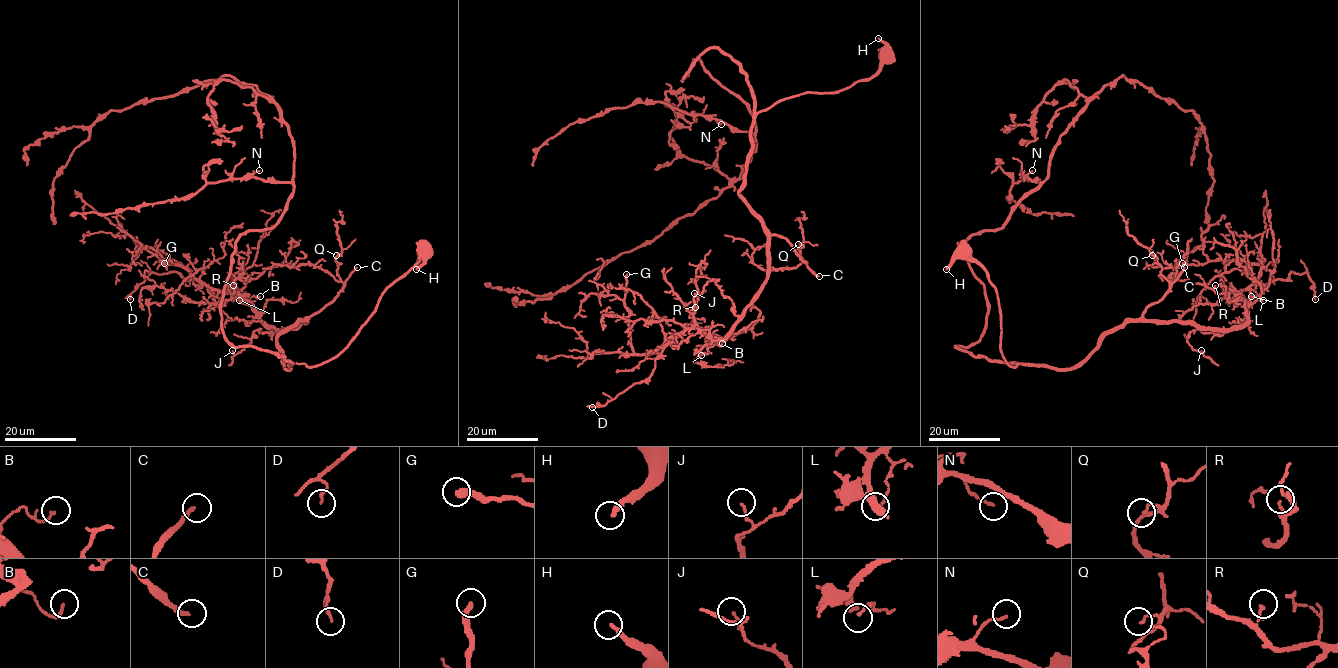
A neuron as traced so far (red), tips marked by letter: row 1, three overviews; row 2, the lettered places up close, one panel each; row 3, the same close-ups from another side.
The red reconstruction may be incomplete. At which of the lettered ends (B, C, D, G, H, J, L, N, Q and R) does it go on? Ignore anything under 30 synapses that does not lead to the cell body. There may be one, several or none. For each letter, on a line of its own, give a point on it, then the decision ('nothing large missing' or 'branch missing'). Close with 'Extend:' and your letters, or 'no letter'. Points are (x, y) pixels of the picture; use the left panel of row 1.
B: at (260, 296); nothing large missing
C: at (357, 267); branch missing
D: at (130, 299); nothing large missing
G: at (164, 263); branch missing
H: at (416, 269); nothing large missing
J: at (232, 350); nothing large missing
L: at (239, 300); nothing large missing
N: at (259, 170); nothing large missing
Q: at (336, 255); nothing large missing
R: at (233, 285); nothing large missing
Extend: C, G

